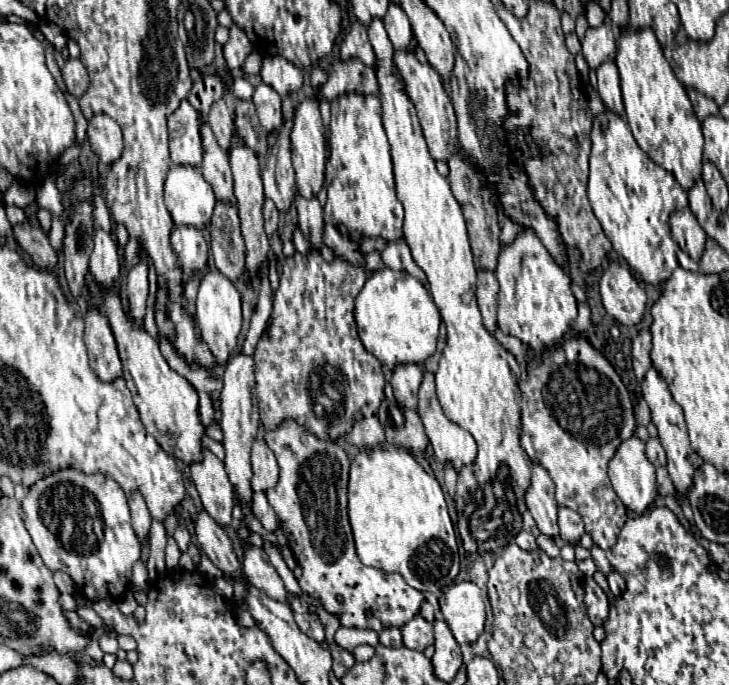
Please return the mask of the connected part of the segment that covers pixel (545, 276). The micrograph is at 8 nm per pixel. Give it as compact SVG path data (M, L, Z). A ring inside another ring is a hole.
M531 227L523 229L513 243L501 247L495 275L499 281L497 325L505 335L521 339L531 349L551 347L563 339L577 317L577 301L569 287L571 279Z

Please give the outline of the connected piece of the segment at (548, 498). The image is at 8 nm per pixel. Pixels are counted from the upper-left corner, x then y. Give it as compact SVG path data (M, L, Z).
M529 459L531 467L531 485L525 493L525 503L533 515L541 533L557 539L557 501L555 501L555 483L551 481L547 469L539 461Z

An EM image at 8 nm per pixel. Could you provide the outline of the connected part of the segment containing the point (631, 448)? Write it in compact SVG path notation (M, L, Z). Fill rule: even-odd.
M633 435L609 461L609 479L627 509L643 513L657 497L655 467L645 457L645 443Z

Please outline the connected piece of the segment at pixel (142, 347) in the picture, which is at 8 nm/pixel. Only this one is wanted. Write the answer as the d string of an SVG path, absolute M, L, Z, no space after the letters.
M101 287L101 293L103 293L103 313L109 317L109 327L113 331L117 351L123 363L123 379L127 381L127 387L133 393L133 401L139 409L145 429L157 439L157 443L169 455L185 461L187 465L191 461L199 461L203 425L197 415L199 397L195 389L185 377L177 375L167 365L167 361L159 351L157 341L143 327L139 327L131 317L127 317L117 289Z

